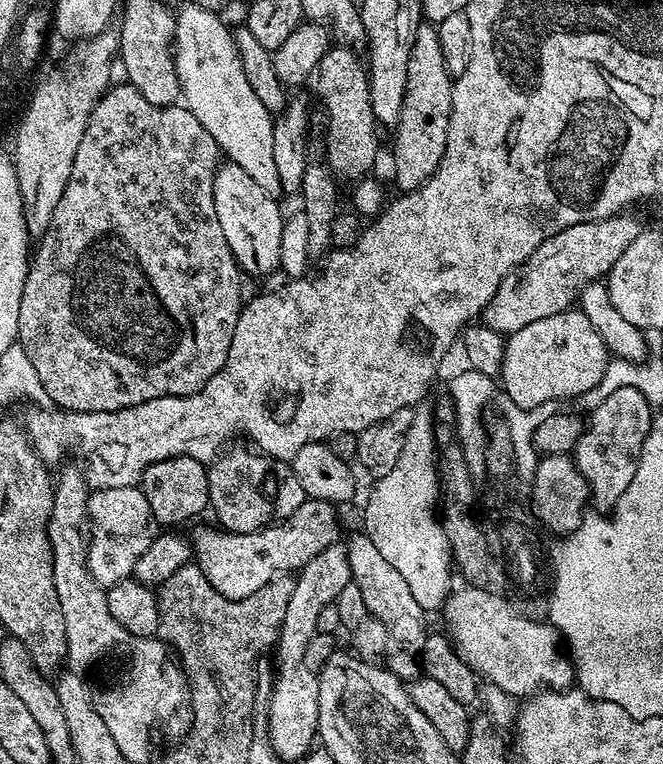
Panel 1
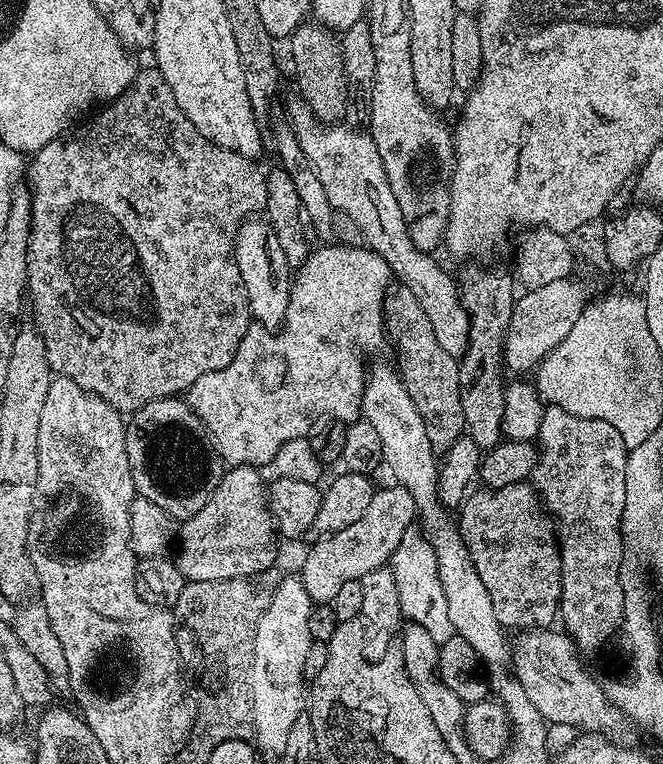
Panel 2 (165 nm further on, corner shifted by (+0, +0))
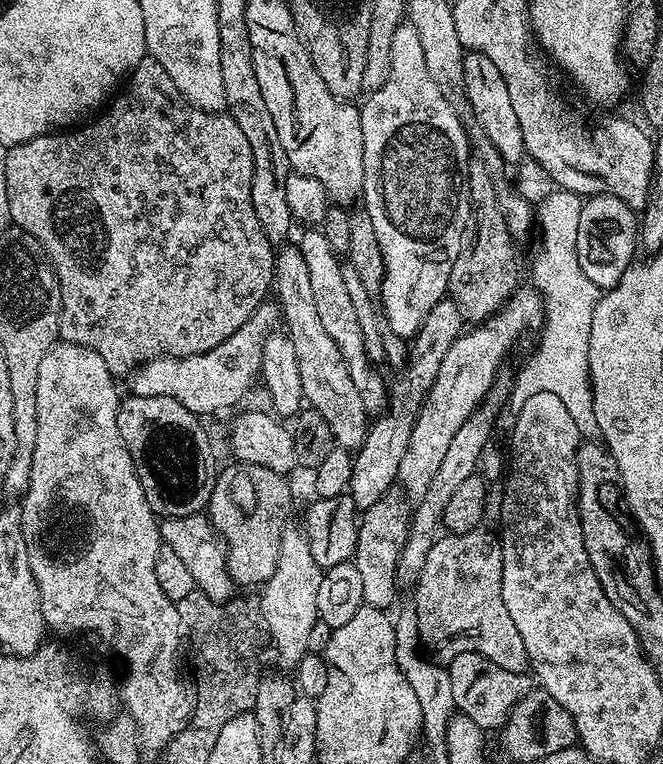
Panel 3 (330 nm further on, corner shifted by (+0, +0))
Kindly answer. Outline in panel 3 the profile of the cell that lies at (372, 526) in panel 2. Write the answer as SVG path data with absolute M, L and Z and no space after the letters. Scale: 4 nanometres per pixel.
M524 286L496 315L469 327L452 343L450 350L446 350L446 358L442 358L442 366L438 366L438 378L434 378L434 386L430 386L428 397L416 416L414 430L410 430L410 446L406 446L406 455L400 467L399 483L404 483L403 491L411 499L413 496L413 501L419 502L430 482L434 482L434 474L438 474L438 468L446 458L446 450L450 450L450 442L454 442L454 434L458 434L458 426L462 426L462 422L466 422L466 418L470 418L493 391L492 383L508 351L519 342L520 335L527 328L539 329L543 322L543 297L535 287Z

